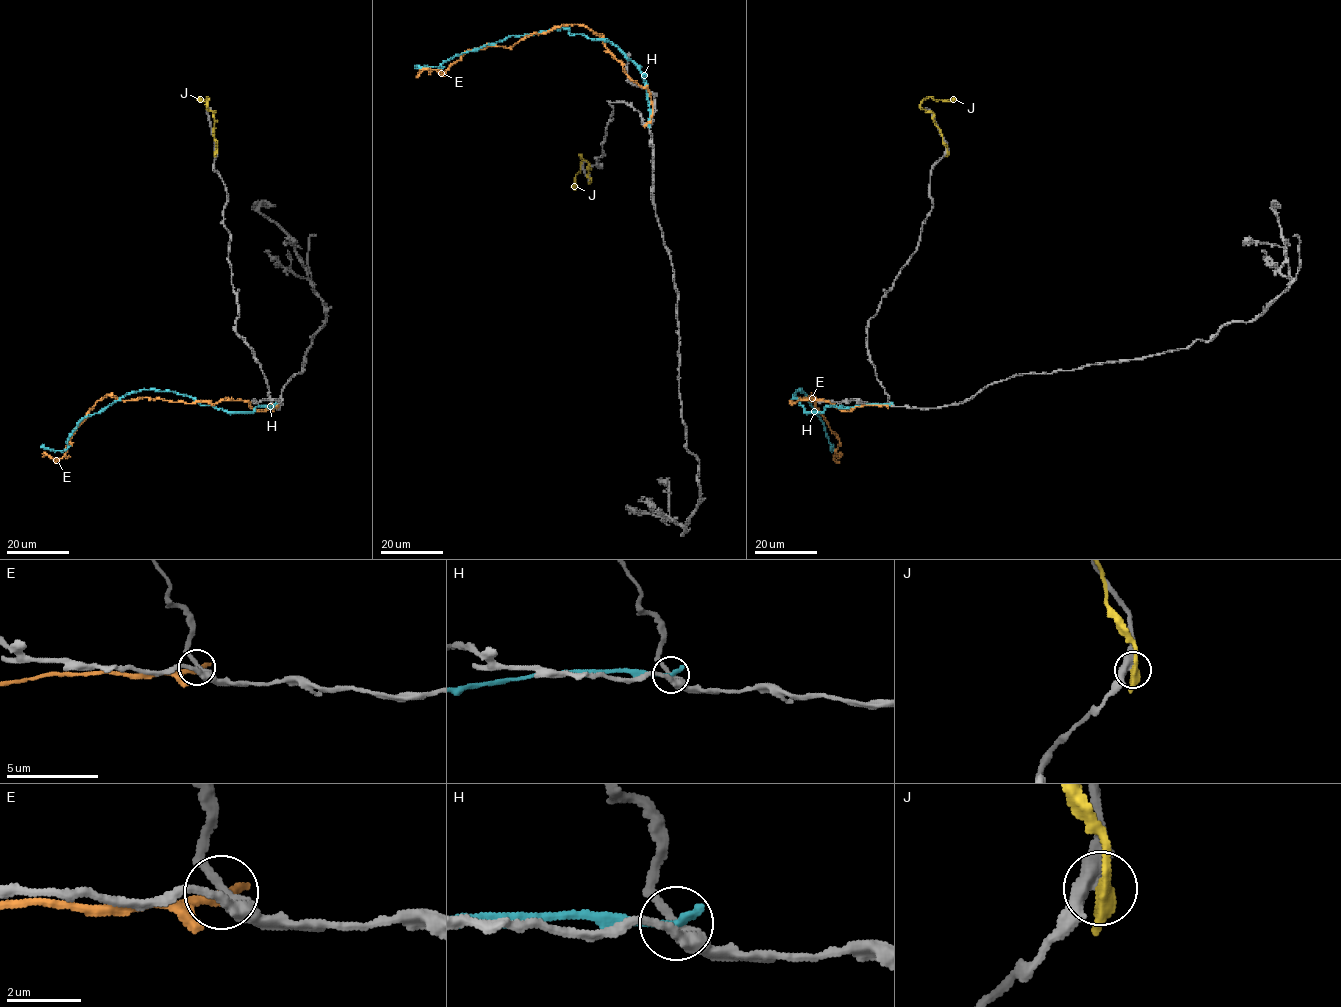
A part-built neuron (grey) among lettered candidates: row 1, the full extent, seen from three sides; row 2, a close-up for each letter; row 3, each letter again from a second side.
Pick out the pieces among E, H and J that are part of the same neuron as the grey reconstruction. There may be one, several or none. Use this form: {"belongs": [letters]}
{"belongs": []}

